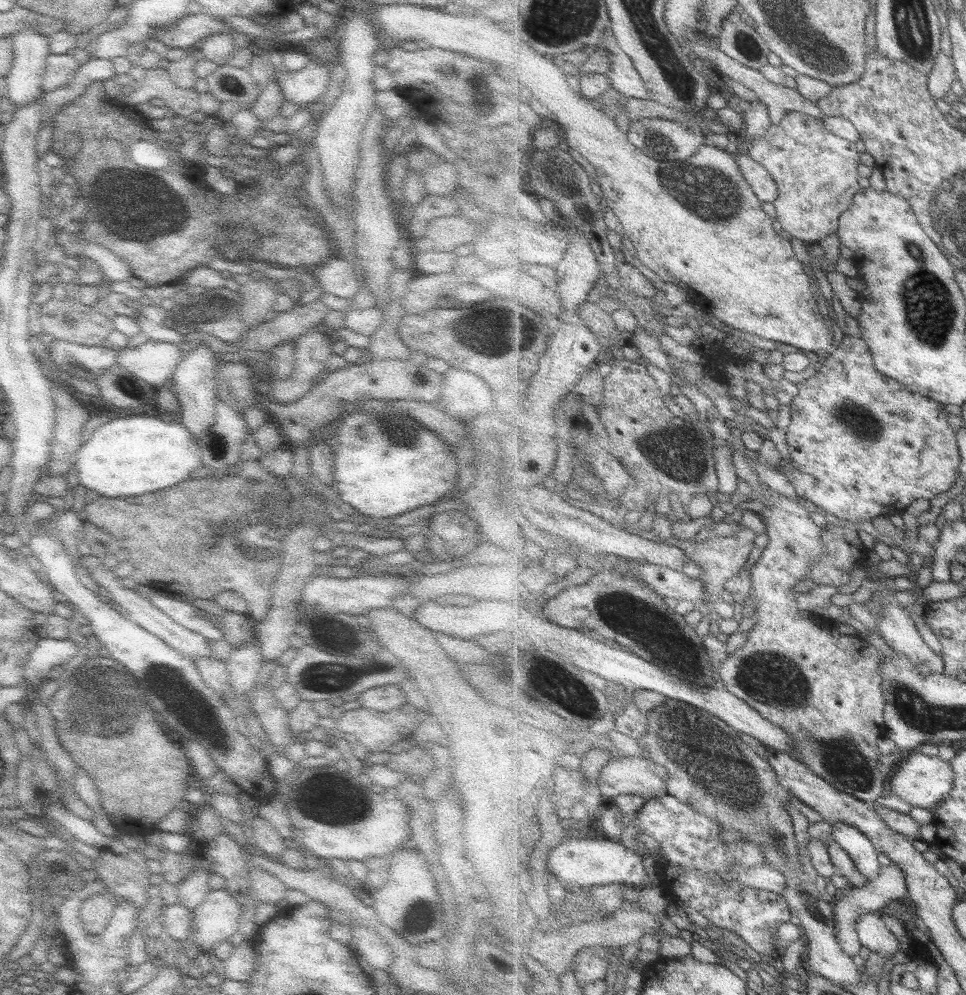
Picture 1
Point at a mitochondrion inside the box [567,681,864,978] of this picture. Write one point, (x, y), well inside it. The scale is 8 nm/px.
(709, 756)

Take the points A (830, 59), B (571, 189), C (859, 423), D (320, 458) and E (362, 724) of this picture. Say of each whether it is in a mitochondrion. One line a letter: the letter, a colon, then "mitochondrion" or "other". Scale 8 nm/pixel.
A: mitochondrion
B: other
C: mitochondrion
D: other
E: other

